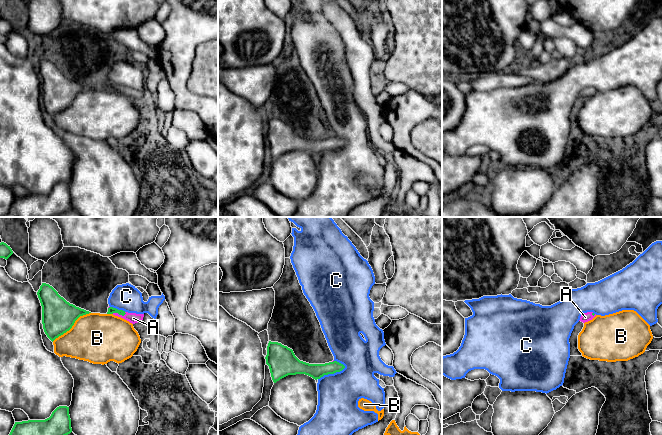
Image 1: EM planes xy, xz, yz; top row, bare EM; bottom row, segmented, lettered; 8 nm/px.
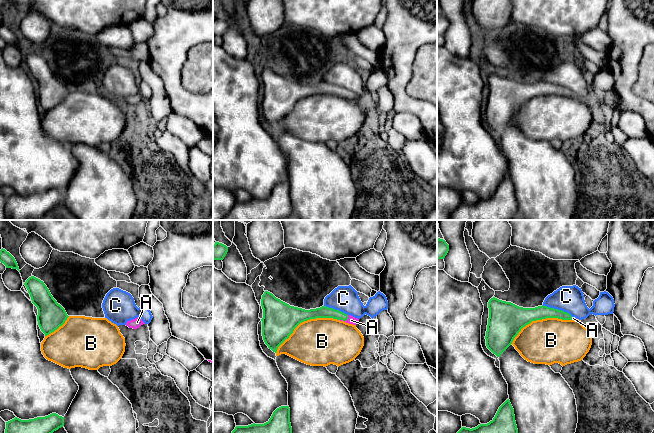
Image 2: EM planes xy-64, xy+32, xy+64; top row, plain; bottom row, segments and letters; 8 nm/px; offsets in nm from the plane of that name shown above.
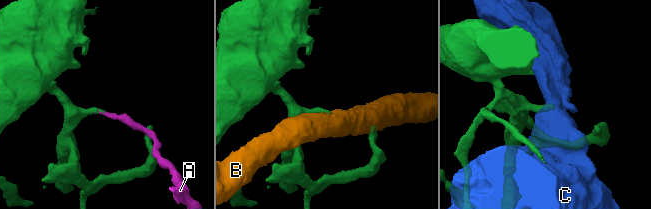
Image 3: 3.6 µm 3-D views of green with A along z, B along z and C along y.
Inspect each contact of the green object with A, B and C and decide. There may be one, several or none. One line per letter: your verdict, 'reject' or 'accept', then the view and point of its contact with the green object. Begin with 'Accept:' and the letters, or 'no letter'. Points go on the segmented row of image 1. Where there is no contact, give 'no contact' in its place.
Accept: A
A: accept; meets green in xy at (119, 314)
B: reject; meets green in xy at (72, 325)
C: reject; meets green in xz at (331, 373)

